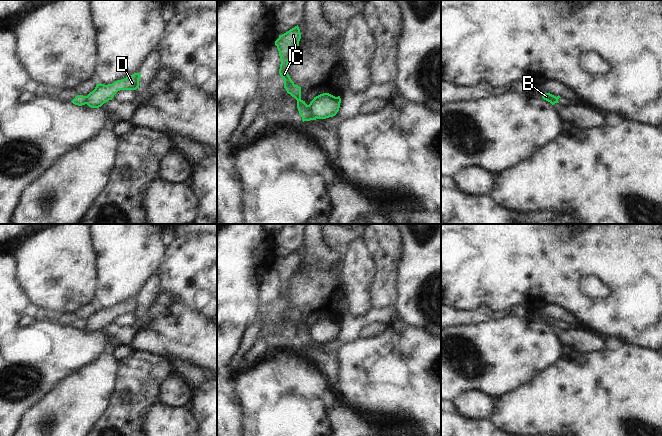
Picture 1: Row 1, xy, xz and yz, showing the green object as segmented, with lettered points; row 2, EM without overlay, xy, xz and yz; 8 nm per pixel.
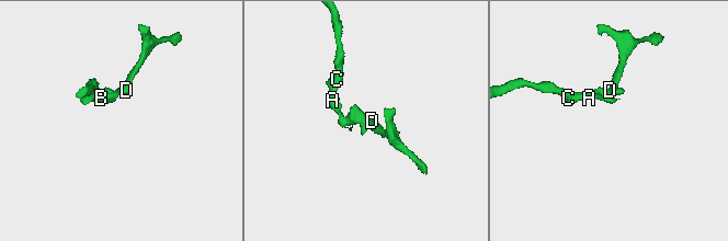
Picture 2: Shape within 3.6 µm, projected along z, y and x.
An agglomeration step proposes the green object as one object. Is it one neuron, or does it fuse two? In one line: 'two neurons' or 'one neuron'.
two neurons

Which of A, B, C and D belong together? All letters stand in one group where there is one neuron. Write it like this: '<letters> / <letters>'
A C / B D

